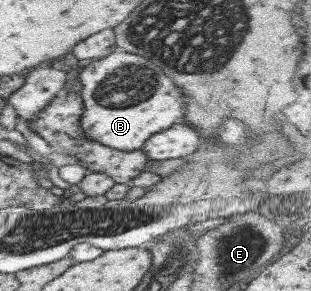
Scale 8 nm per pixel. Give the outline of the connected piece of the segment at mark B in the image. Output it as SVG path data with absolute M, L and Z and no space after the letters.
M117 49L78 72L78 96L82 100L82 115L78 127L86 140L120 152L138 150L156 132L180 122L184 115L184 100L170 78L145 57Z

